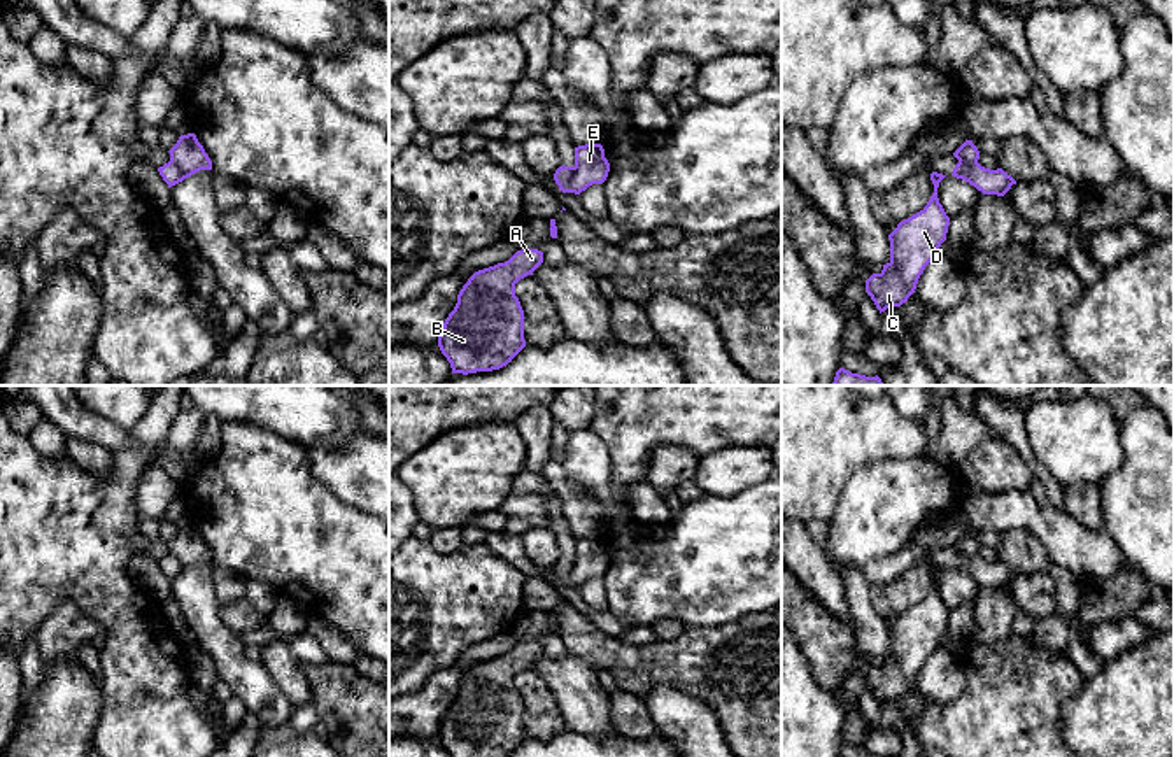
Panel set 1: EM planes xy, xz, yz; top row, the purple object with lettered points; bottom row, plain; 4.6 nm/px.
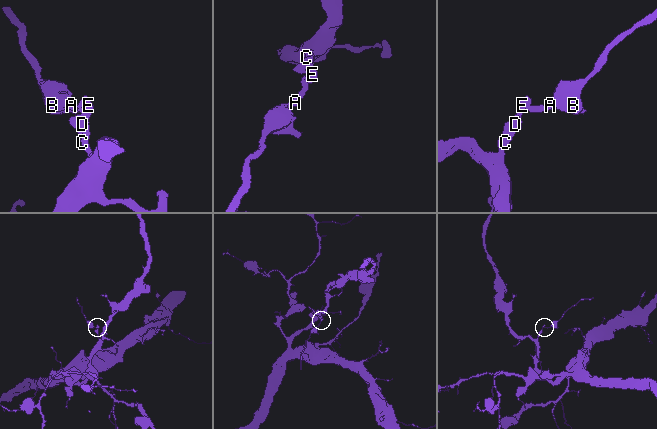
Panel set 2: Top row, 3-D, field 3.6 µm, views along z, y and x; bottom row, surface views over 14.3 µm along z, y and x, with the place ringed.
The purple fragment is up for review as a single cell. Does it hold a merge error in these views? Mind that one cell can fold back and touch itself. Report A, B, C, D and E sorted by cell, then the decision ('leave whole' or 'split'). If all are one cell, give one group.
A B / C D E; split

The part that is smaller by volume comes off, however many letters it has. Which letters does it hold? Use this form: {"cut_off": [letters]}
{"cut_off": ["A", "B"]}

